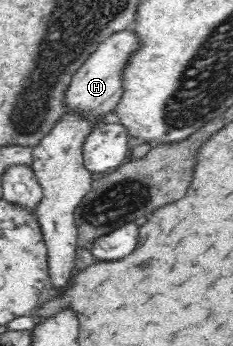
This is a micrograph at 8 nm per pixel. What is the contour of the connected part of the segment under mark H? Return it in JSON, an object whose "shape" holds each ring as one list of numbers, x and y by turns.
{"shape":[[133,26,110,35,99,43,99,47,87,57,87,61,74,75,69,89,65,91,67,112,77,110,87,114,89,118,111,113,121,101,121,95,125,93,125,86,123,86,125,85,125,67,139,49,141,49,141,38,133,30]]}

